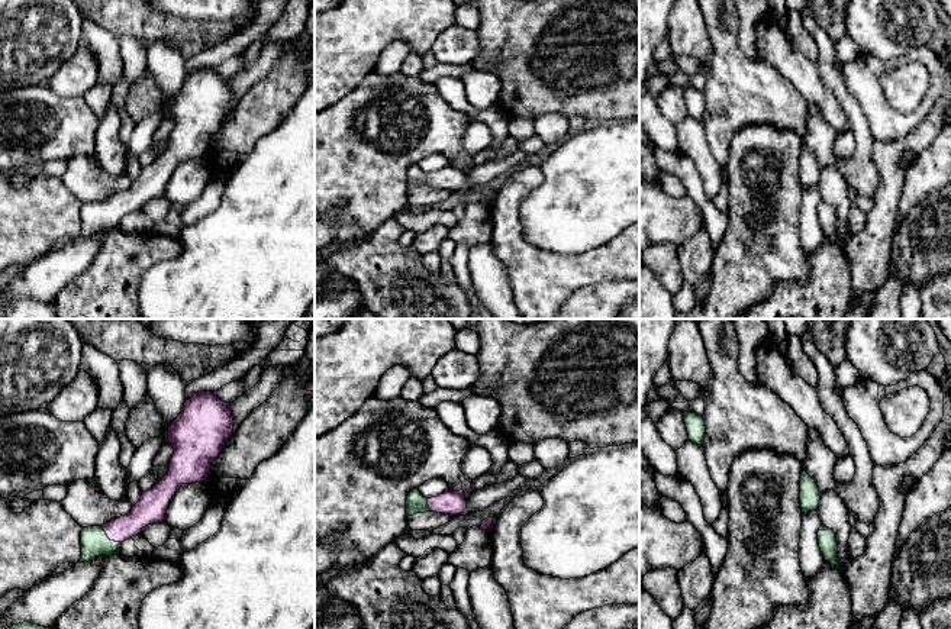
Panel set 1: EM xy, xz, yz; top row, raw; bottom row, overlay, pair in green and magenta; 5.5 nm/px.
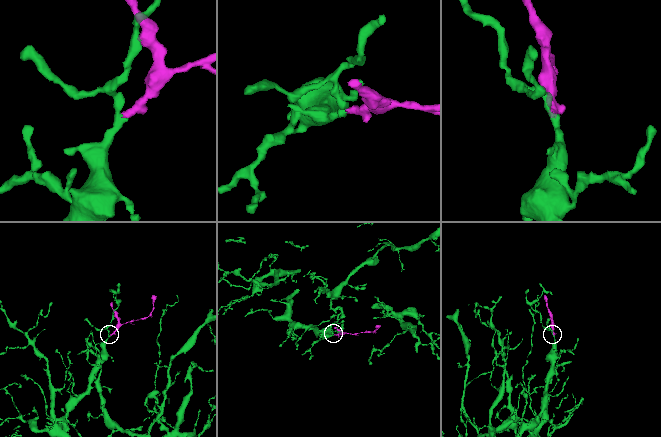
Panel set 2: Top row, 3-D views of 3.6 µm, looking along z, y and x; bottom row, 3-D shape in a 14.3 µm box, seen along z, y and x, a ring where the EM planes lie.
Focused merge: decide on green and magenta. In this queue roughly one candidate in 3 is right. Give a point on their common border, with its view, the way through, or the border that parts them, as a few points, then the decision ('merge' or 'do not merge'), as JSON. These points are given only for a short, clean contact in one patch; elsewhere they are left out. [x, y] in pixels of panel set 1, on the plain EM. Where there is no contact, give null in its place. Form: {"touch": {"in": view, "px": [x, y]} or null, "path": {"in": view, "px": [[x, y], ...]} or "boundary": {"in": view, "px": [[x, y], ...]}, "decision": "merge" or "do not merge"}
{"touch": {"in": "xy", "px": [108, 213]}, "path": {"in": "xy", "px": [[94, 218], [108, 213], [131, 200], [144, 189]]}, "decision": "merge"}

